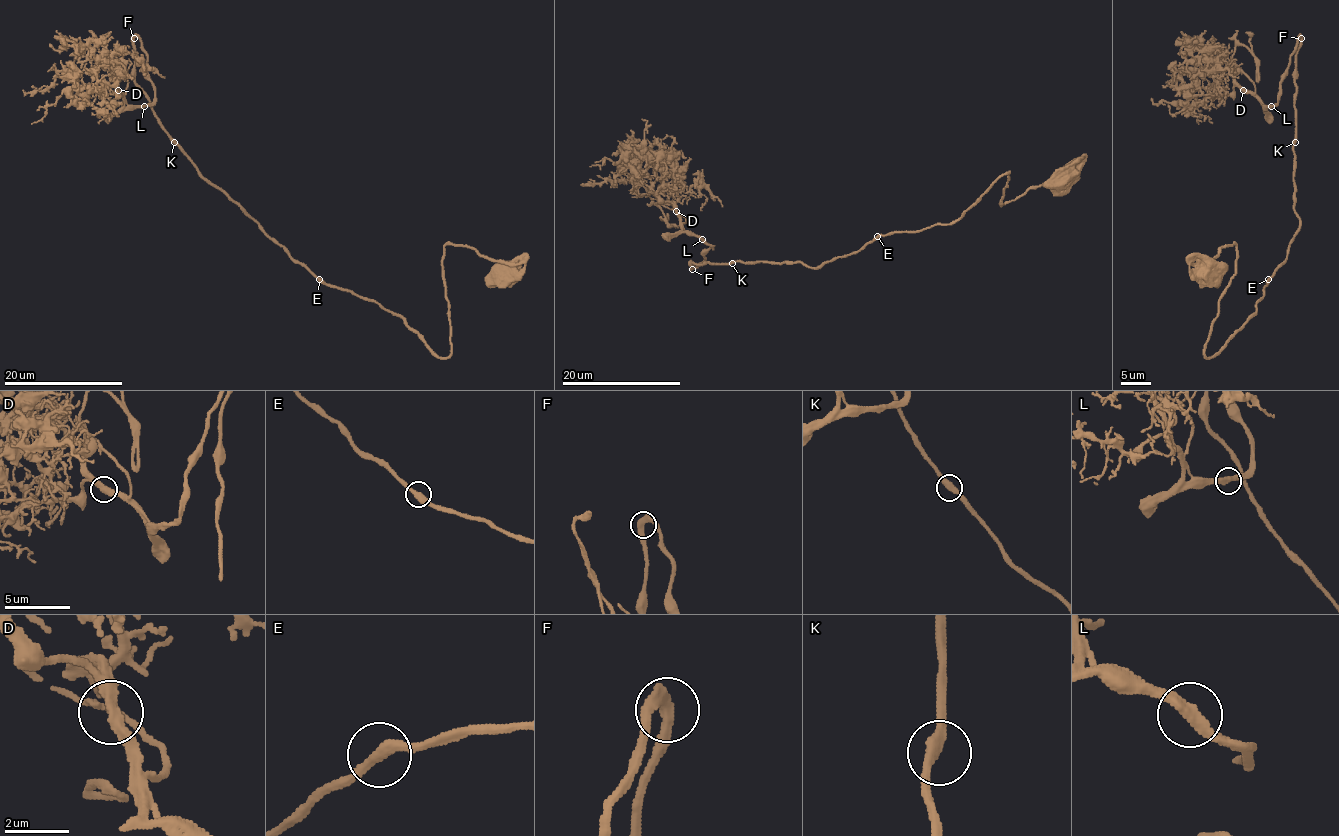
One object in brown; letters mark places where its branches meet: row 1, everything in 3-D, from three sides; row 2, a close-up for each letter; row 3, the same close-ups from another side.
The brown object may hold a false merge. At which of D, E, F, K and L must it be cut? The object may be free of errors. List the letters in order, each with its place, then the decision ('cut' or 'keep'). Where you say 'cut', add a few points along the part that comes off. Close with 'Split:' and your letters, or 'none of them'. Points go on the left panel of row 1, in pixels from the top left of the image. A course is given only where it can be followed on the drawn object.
D: (118, 90) | keep
E: (319, 279) | keep
F: (134, 38) | keep
K: (174, 142) | keep
L: (144, 106) | keep
Split: none of them

